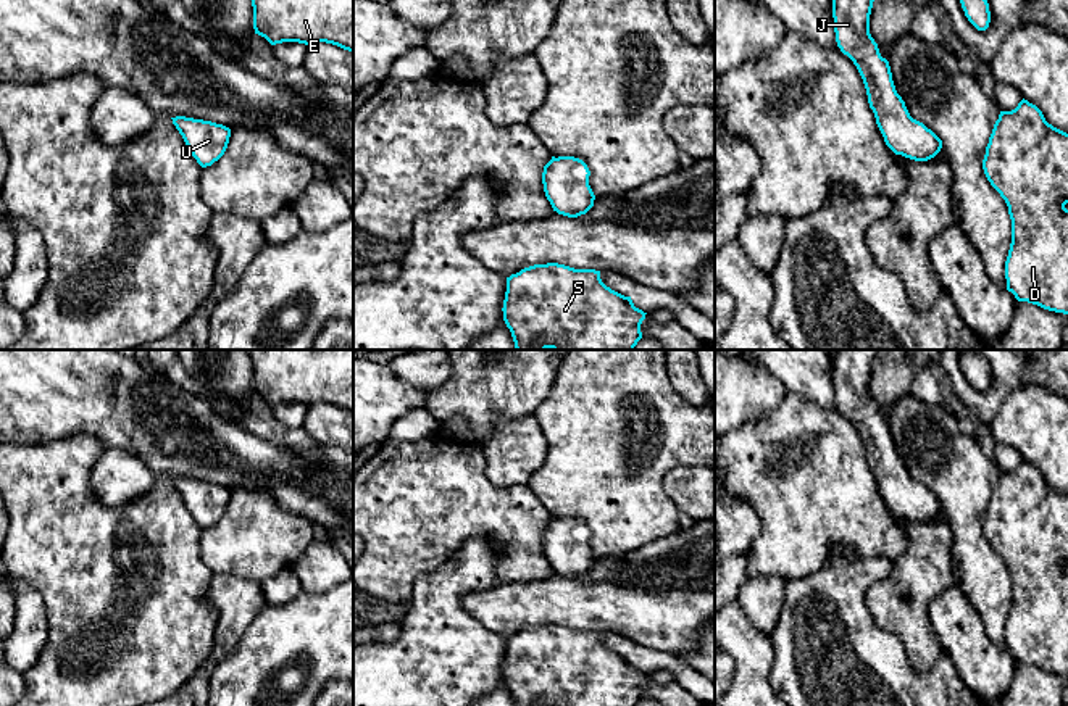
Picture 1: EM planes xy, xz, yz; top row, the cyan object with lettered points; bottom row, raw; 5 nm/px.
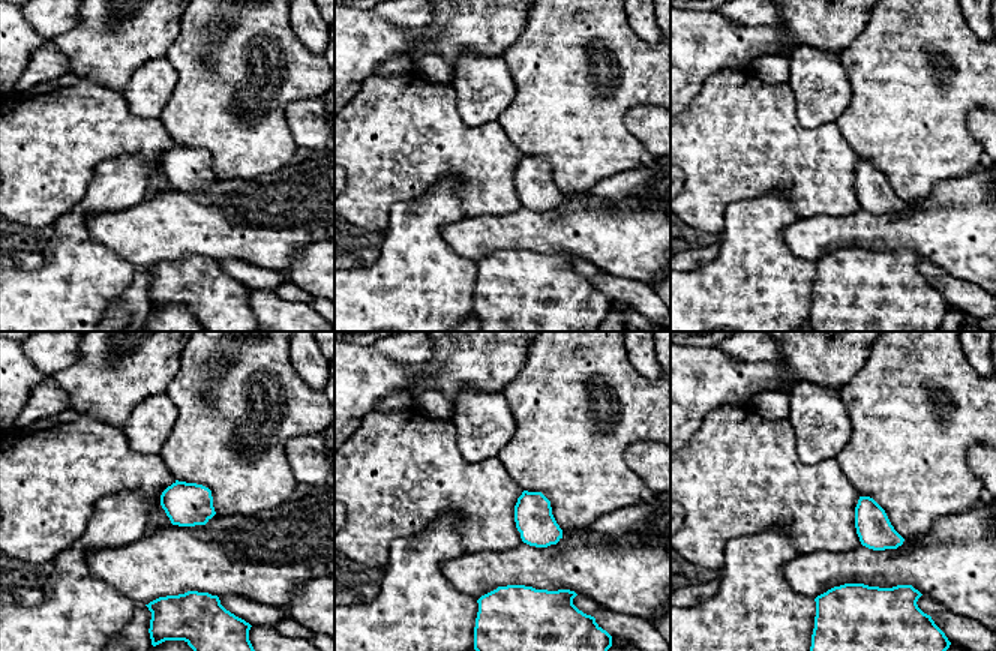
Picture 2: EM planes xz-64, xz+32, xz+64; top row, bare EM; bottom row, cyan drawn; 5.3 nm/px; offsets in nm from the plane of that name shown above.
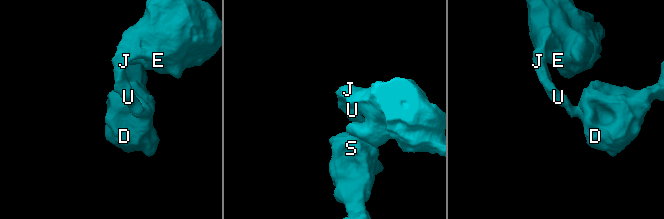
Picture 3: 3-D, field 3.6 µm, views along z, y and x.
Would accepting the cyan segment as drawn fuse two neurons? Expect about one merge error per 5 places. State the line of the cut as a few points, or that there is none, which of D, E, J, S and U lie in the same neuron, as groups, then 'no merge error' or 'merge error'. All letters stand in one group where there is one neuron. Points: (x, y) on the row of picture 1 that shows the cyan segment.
cut none; groups D E J S U; no merge error

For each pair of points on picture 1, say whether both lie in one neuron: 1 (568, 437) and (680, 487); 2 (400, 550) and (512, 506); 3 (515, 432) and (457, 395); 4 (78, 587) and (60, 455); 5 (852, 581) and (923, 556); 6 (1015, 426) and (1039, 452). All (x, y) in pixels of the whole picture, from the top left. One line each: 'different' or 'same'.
1: different
2: same
3: different
4: same
5: different
6: same

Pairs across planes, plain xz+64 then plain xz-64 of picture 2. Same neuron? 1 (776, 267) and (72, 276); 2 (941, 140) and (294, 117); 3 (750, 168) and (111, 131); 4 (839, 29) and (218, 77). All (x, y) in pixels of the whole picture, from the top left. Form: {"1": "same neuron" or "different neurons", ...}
{"1": "same neuron", "2": "different neurons", "3": "same neuron", "4": "different neurons"}

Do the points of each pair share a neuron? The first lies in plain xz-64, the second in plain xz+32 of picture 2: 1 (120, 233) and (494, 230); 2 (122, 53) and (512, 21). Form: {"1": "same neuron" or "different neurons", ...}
{"1": "same neuron", "2": "same neuron"}

